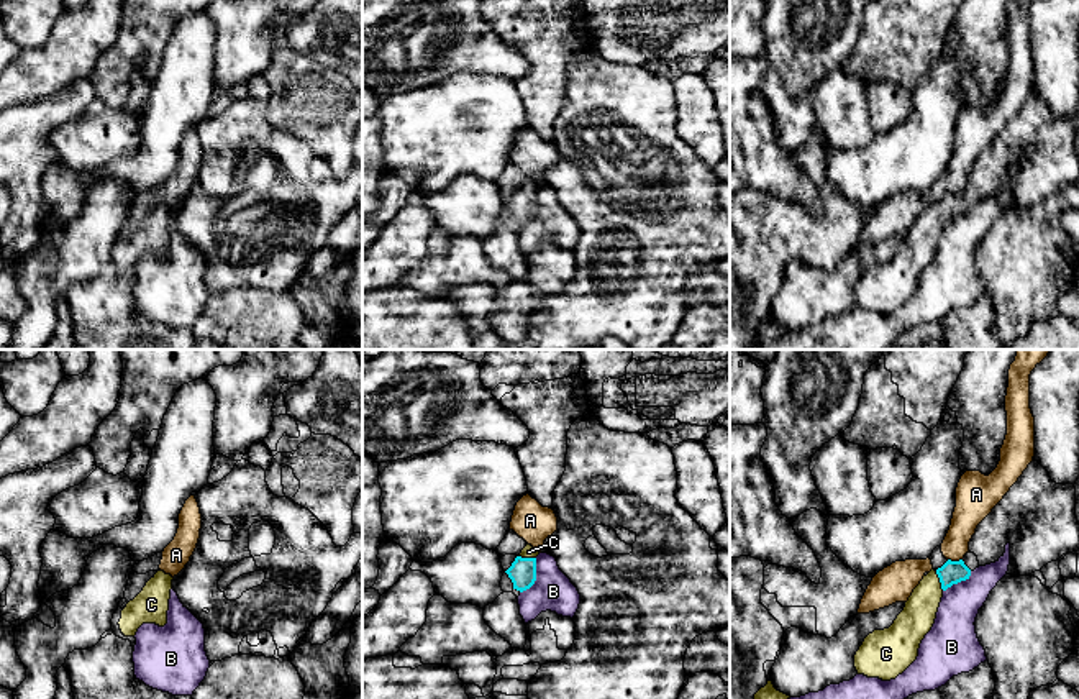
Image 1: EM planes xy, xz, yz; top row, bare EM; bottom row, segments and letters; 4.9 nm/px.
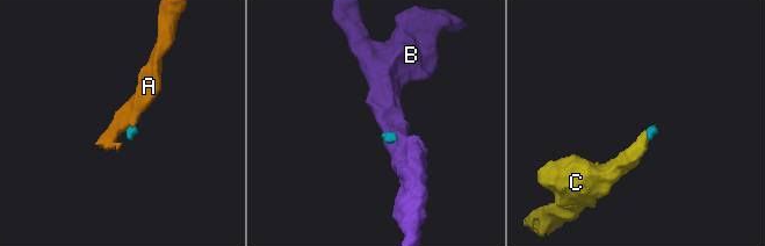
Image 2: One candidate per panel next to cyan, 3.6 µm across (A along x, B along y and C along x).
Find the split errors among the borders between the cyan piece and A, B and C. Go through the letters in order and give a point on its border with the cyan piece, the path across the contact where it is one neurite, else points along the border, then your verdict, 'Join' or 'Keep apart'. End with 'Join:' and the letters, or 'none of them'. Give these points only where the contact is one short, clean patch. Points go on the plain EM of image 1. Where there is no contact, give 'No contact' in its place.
A: Touches cyan at yz (955, 194). Boundary: yz (948, 191), (961, 192). Keep apart
B: Touches cyan at xz (535, 210). Boundary: xz (537, 191), (537, 212), (520, 225). Keep apart
C: Touches cyan at yz (940, 214). Path across: yz (950, 205), (940, 214), (927, 227), (915, 253). Join
Join: C

